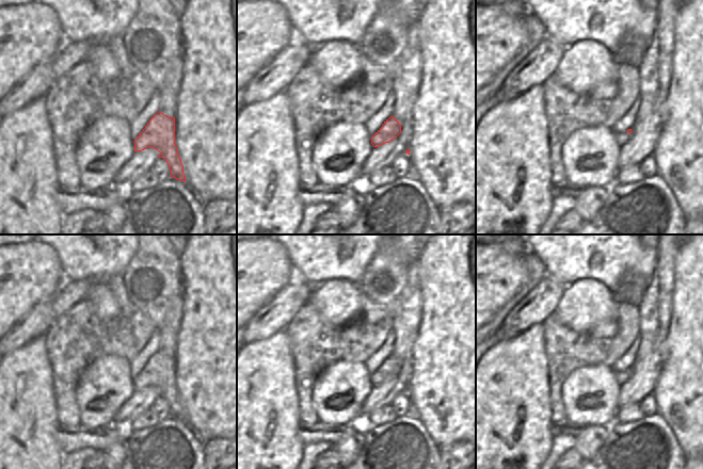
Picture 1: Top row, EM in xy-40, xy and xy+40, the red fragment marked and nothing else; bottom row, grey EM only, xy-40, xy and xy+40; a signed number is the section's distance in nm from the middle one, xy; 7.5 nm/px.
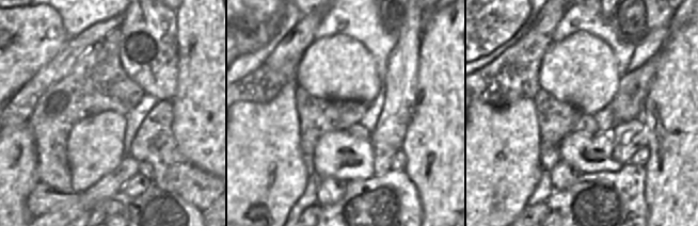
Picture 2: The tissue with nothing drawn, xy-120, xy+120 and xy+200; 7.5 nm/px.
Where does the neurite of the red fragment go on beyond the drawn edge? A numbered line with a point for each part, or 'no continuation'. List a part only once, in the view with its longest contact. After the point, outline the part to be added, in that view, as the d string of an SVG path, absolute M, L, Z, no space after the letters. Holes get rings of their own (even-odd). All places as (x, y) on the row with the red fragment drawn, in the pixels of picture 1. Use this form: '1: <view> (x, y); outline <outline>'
1: xy+40 (621, 138); outline M614 132L614 140L618 144L618 146L624 145L630 138L630 133L628 132Z

